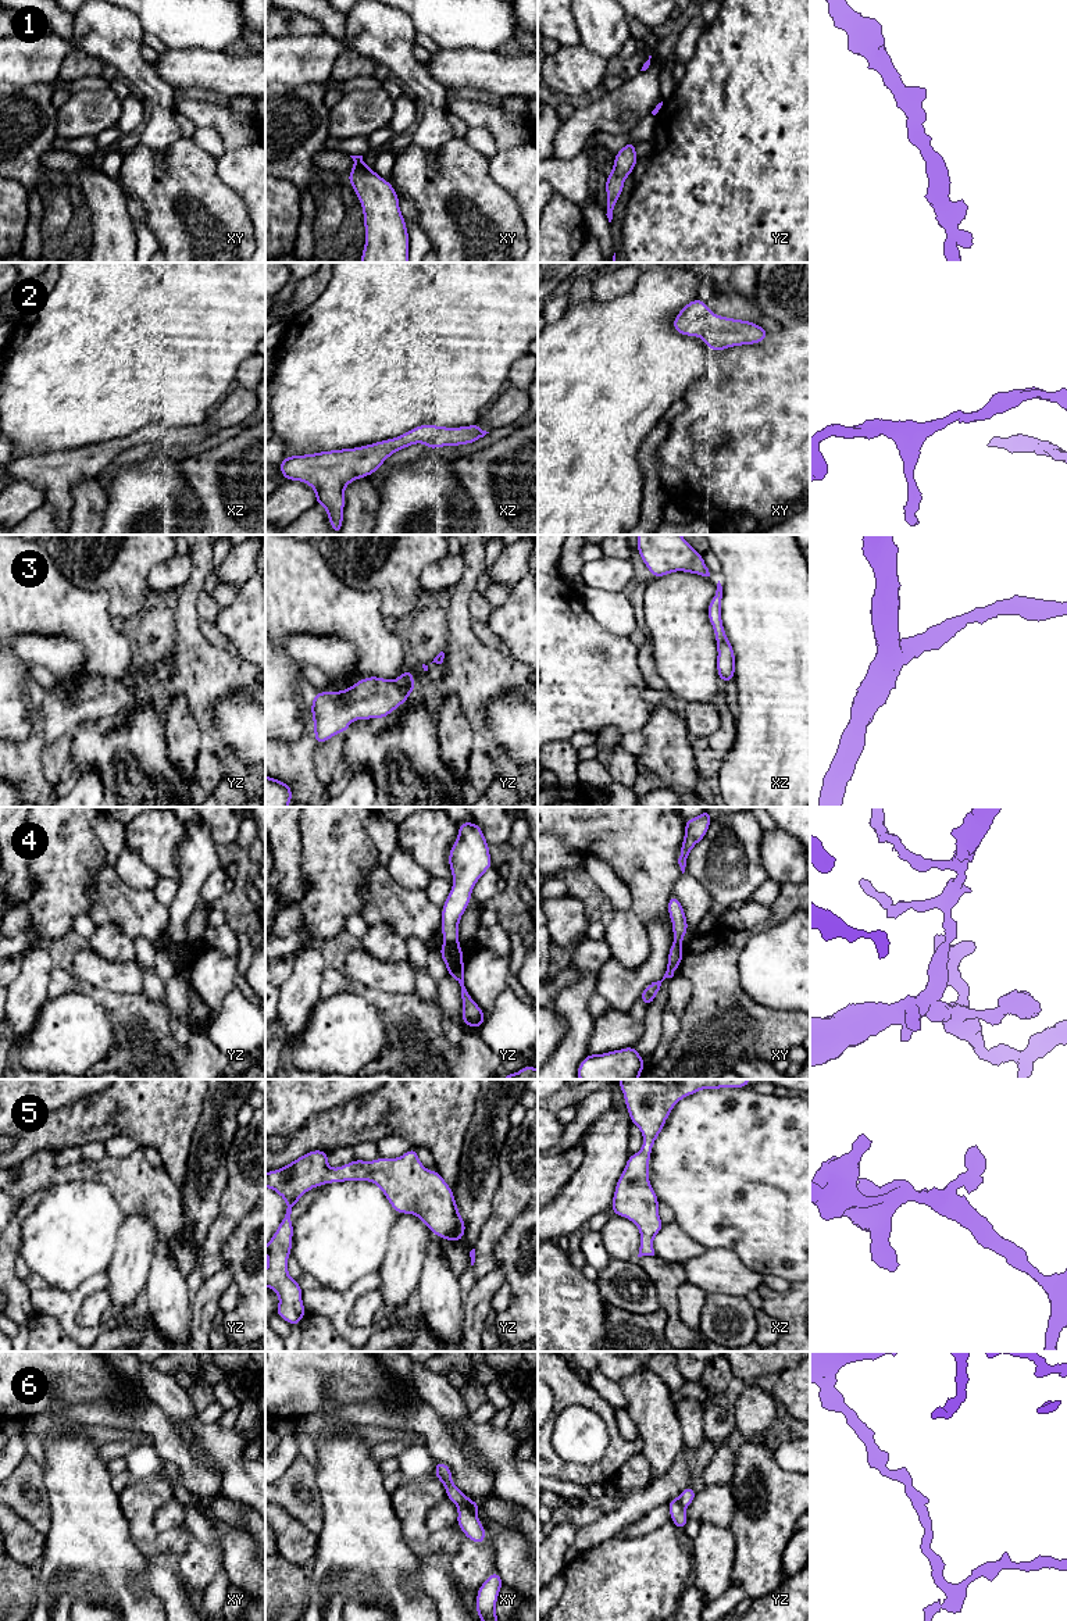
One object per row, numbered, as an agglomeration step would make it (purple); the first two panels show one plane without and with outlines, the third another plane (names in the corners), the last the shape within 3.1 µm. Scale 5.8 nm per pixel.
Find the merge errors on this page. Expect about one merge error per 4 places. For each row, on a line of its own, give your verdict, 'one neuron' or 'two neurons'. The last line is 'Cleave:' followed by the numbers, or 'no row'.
1: one neuron
2: one neuron
3: one neuron
4: two neurons
5: one neuron
6: two neurons
Cleave: 4, 6

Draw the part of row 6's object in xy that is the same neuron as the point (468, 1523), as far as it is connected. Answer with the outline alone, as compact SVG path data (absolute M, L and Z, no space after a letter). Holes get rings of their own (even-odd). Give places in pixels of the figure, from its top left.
M456 1504L456 1506L458 1510L456 1524L464 1532L465 1538L468 1538L470 1540L472 1540L478 1545L482 1545L485 1542L485 1536L486 1536L485 1527L482 1525L482 1522L467 1507L458 1506L458 1504Z

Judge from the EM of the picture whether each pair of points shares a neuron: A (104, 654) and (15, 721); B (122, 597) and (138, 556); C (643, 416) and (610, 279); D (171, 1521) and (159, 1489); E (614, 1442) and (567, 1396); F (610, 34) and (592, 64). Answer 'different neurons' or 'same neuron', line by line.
A: different neurons
B: same neuron
C: different neurons
D: different neurons
E: same neuron
F: different neurons

